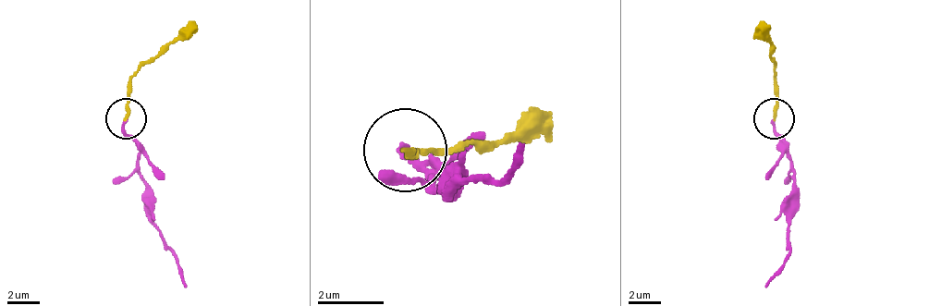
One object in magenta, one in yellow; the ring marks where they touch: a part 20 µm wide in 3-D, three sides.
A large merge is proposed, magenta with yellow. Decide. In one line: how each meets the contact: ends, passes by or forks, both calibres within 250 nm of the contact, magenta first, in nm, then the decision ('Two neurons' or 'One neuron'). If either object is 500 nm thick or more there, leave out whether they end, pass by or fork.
At the ring magenta ends. At the ring yellow ends. Thickness 170 nm (magenta) against 200 nm. One neuron

